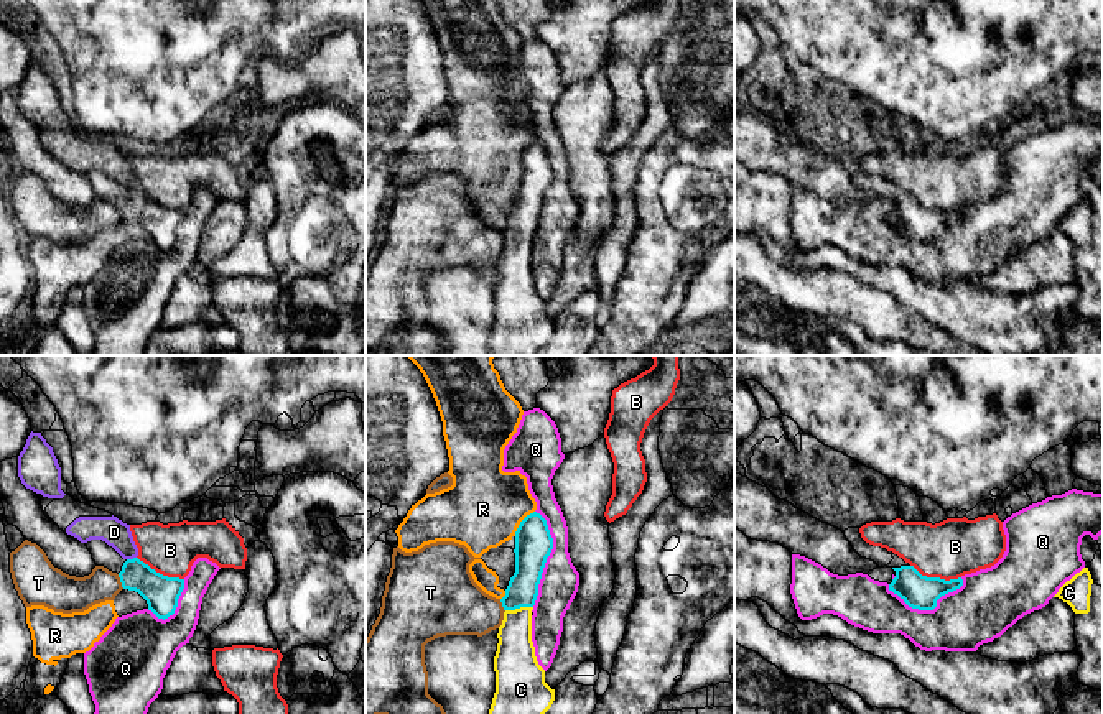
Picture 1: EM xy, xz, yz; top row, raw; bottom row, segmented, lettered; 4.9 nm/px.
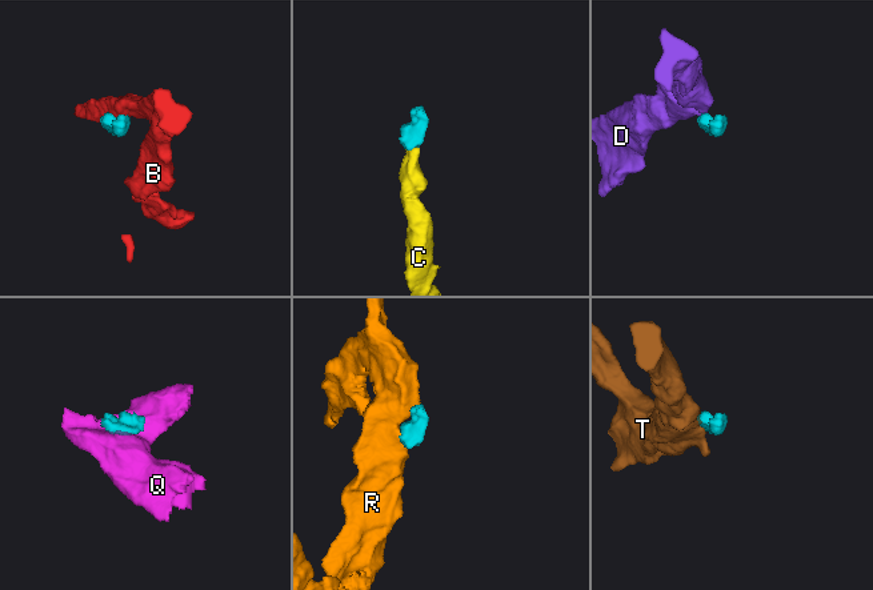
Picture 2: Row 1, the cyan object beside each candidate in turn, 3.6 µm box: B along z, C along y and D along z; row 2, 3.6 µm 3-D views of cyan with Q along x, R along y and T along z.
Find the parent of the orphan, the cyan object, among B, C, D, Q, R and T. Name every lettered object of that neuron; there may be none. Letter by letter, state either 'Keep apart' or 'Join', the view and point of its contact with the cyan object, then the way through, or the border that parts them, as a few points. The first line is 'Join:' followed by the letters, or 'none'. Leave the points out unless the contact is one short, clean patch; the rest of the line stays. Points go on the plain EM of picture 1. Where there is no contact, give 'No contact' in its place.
Join: C
B: Keep apart. Touches cyan at yz (935, 209). Boundary: yz (911, 196), (927, 208), (960, 209)
C: Join. Touches cyan at xz (519, 239). Path across: xz (530, 190), (519, 239), (516, 290)
D: Keep apart. Touches cyan at xy (130, 191)
Q: Keep apart. Touches cyan at xz (547, 188)
R: Keep apart. Touches cyan at xz (521, 153)
T: Keep apart. Touches cyan at xy (121, 213). Boundary: xy (117, 206), (124, 219)

